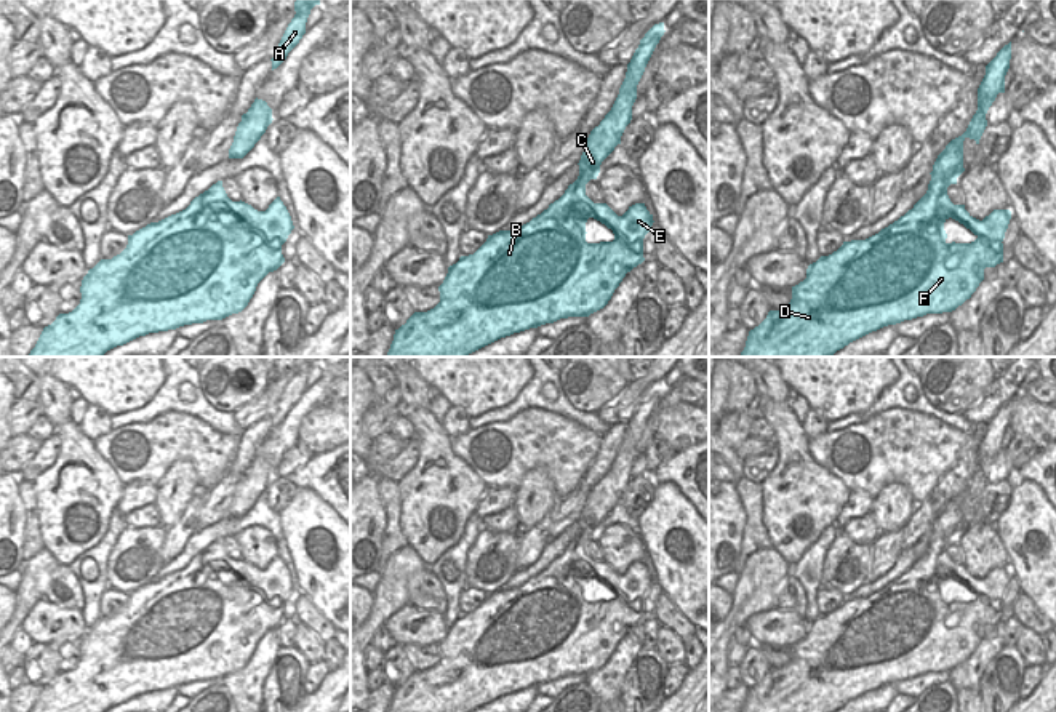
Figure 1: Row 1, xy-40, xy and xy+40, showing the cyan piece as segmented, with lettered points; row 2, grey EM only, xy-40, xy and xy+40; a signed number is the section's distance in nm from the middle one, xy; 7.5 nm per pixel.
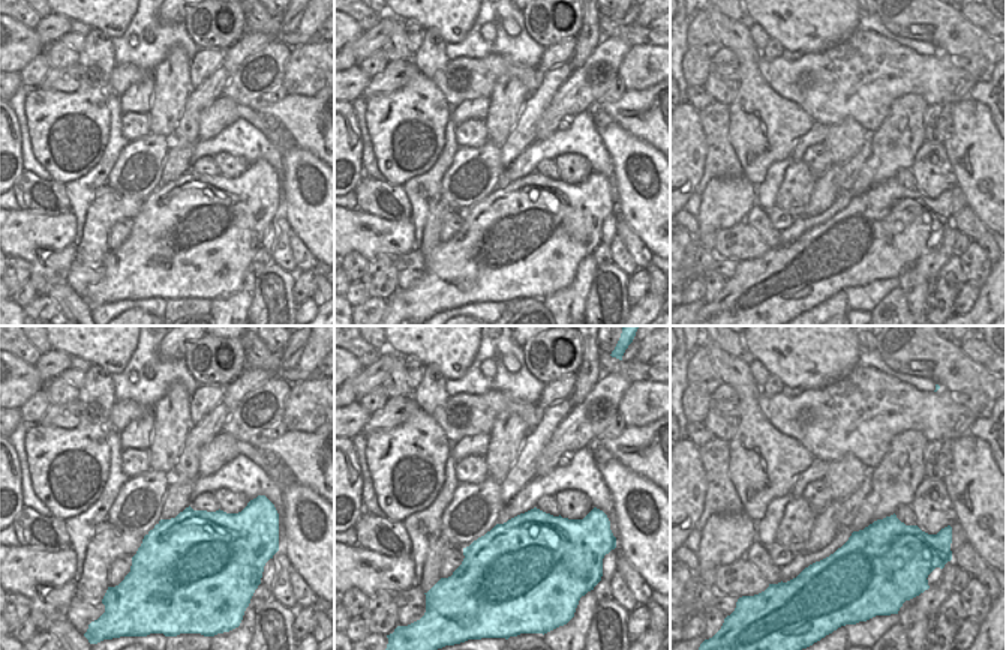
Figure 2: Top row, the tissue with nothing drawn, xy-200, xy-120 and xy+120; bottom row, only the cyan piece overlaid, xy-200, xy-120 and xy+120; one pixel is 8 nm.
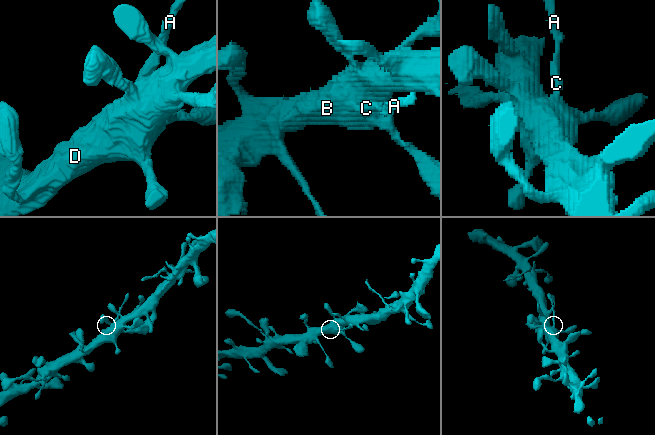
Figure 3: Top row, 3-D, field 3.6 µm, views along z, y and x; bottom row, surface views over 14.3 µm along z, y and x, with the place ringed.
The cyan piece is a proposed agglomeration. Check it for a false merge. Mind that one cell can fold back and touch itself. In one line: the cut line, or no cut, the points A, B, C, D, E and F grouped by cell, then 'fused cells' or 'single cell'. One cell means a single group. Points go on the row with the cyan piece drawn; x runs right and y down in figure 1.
xy+40 (932, 172), (948, 186) | A C / B D E F | fused cells

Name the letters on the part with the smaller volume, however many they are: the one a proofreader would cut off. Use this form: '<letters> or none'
A, C.

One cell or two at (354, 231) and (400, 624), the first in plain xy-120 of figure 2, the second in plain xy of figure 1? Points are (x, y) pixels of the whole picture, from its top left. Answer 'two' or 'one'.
one

